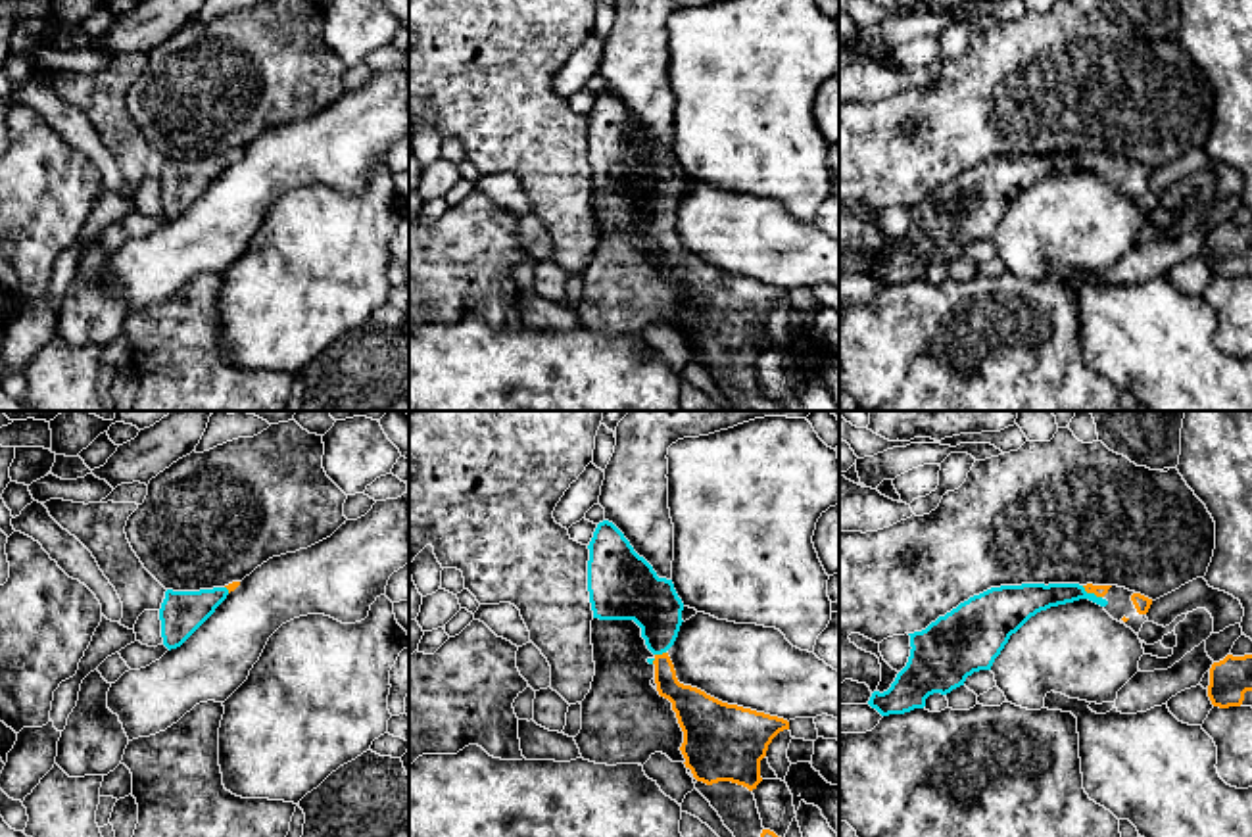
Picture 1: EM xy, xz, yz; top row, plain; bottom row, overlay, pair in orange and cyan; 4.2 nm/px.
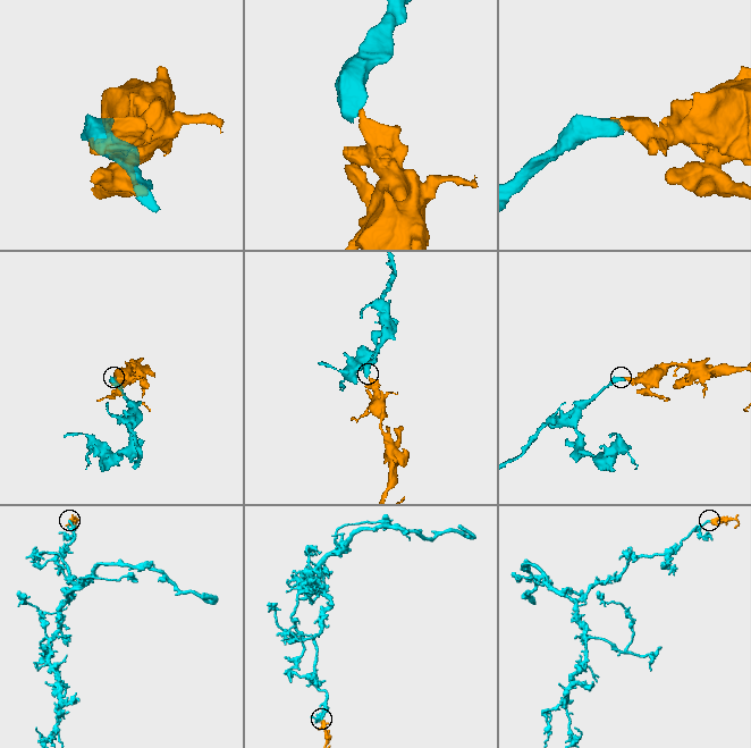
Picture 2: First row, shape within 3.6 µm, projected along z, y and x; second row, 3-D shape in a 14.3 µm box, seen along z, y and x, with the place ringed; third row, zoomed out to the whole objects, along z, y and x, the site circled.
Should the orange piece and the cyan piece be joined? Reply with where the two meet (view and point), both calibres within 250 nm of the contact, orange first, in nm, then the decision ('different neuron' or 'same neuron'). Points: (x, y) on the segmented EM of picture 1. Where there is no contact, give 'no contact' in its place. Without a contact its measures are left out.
contact yz (1091, 592); calibres 50 and 130 nm; same neuron

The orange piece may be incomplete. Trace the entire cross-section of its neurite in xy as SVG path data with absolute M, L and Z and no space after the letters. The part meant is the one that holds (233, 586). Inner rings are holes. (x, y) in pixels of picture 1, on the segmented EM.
M240 582L200 591L167 589L159 609L163 645L169 651L181 647L238 586Z

